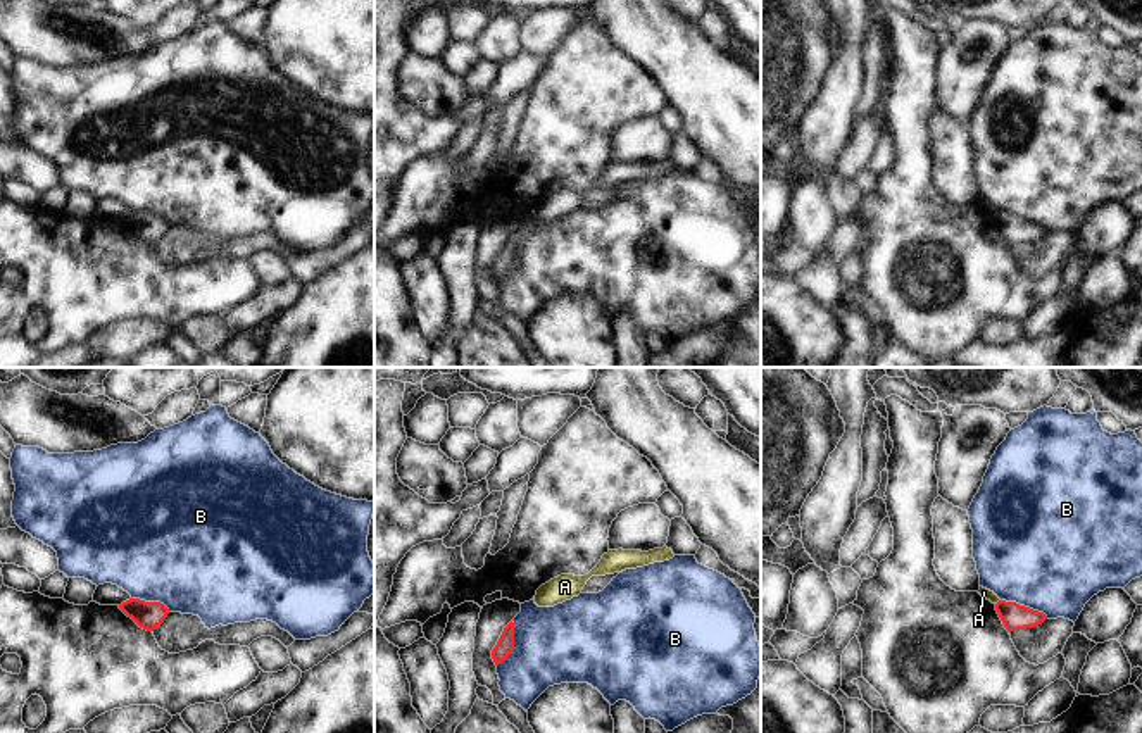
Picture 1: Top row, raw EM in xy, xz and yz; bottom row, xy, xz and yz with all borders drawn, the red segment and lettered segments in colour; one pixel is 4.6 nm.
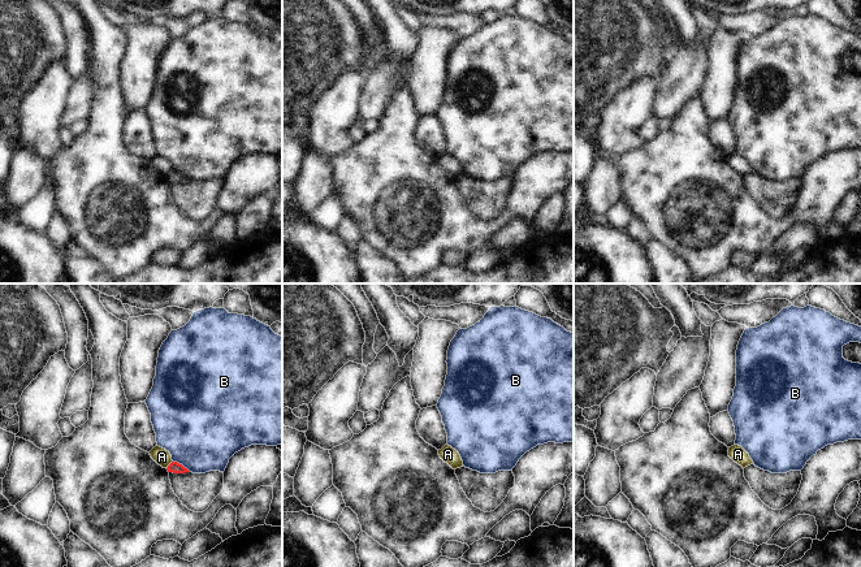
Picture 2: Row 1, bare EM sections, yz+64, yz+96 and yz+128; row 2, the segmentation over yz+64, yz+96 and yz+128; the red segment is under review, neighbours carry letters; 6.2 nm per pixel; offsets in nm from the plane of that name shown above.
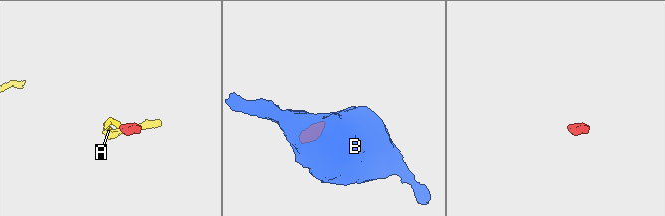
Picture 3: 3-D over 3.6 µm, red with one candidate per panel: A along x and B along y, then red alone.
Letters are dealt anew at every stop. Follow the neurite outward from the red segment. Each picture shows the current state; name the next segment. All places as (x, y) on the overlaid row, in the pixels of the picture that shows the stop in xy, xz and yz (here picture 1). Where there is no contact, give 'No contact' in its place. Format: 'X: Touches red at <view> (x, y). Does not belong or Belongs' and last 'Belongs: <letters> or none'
A: Touches red at yz (997, 602). Does not belong
B: Touches red at xz (513, 644). Does not belong
Belongs: none

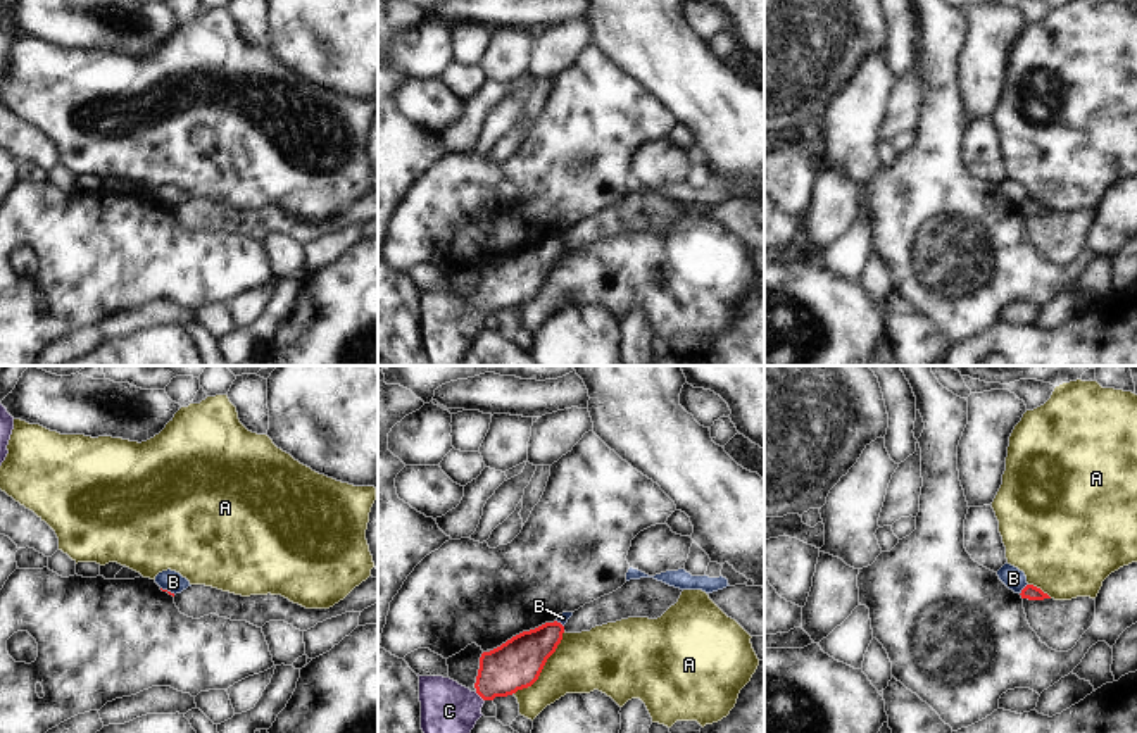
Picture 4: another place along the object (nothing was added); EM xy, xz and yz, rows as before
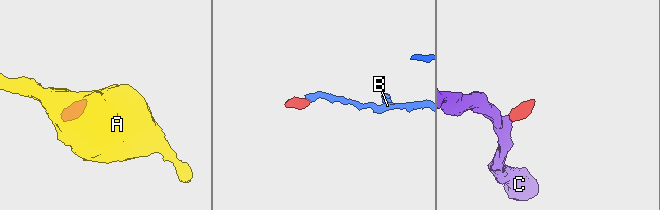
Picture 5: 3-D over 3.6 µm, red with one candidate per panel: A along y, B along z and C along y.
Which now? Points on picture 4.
A: Touches red at xz (544, 664). Does not belong
B: Touches red at yz (1023, 588). Does not belong
C: Touches red at xz (480, 695). Belongs
Belongs: C

